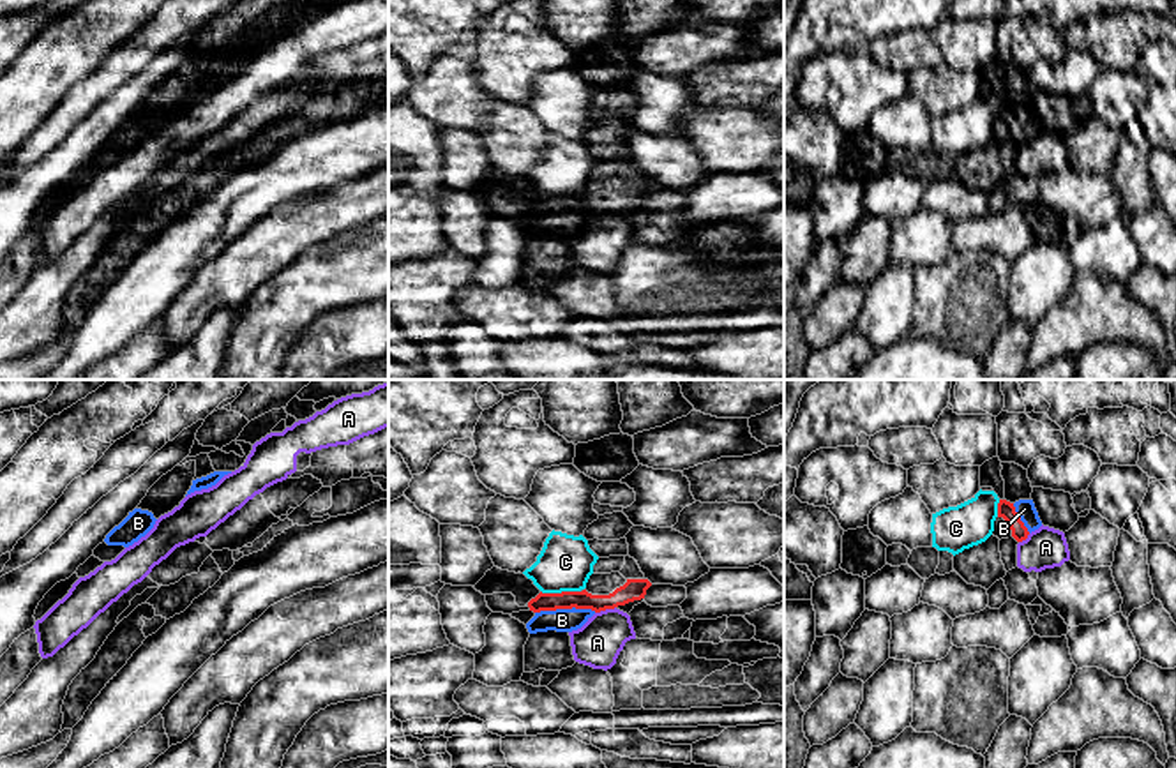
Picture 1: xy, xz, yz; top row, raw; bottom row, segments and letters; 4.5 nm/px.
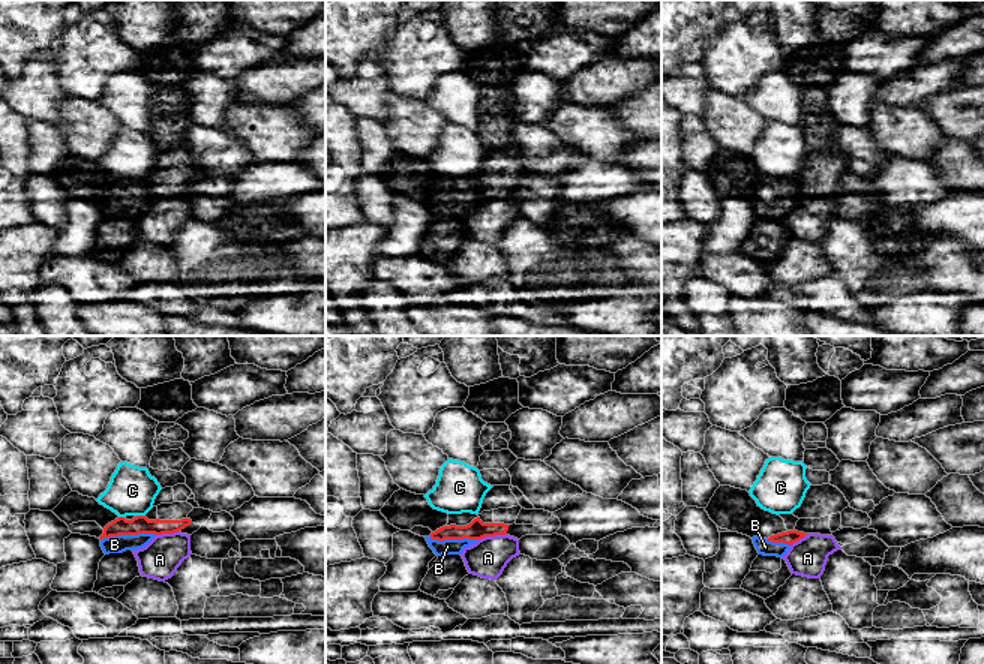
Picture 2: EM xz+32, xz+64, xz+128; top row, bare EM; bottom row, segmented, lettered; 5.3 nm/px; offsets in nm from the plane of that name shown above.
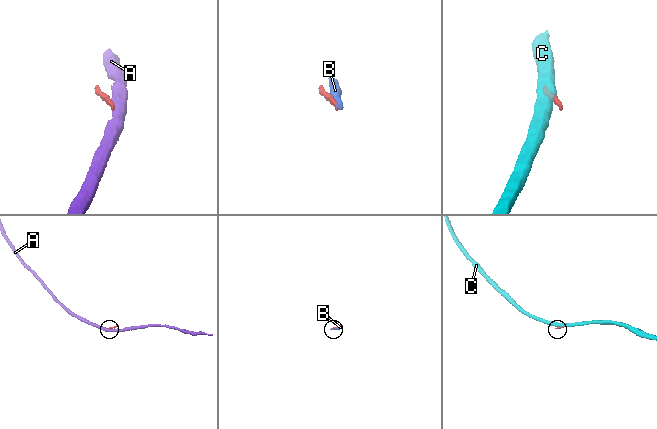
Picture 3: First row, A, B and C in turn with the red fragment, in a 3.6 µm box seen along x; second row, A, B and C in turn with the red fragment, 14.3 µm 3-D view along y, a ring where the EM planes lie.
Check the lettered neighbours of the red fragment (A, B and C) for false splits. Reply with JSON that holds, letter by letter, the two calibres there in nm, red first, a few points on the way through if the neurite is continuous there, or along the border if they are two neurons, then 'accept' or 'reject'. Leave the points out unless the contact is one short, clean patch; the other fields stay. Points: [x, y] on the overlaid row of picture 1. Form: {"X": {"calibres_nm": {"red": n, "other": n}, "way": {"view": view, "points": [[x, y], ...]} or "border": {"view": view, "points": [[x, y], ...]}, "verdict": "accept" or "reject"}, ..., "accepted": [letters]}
{"A": {"calibres_nm": {"red": 100, "other": 220}, "border": {"view": "xz", "points": [[615, 606], [595, 613]]}, "verdict": "reject"}, "B": {"calibres_nm": {"red": 80, "other": 110}, "verdict": "accept"}, "C": {"calibres_nm": {"red": 80, "other": 260}, "verdict": "reject"}, "accepted": ["B"]}

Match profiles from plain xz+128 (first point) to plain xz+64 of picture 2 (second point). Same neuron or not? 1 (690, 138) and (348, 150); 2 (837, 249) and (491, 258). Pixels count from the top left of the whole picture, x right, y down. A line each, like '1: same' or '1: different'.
1: different
2: different

